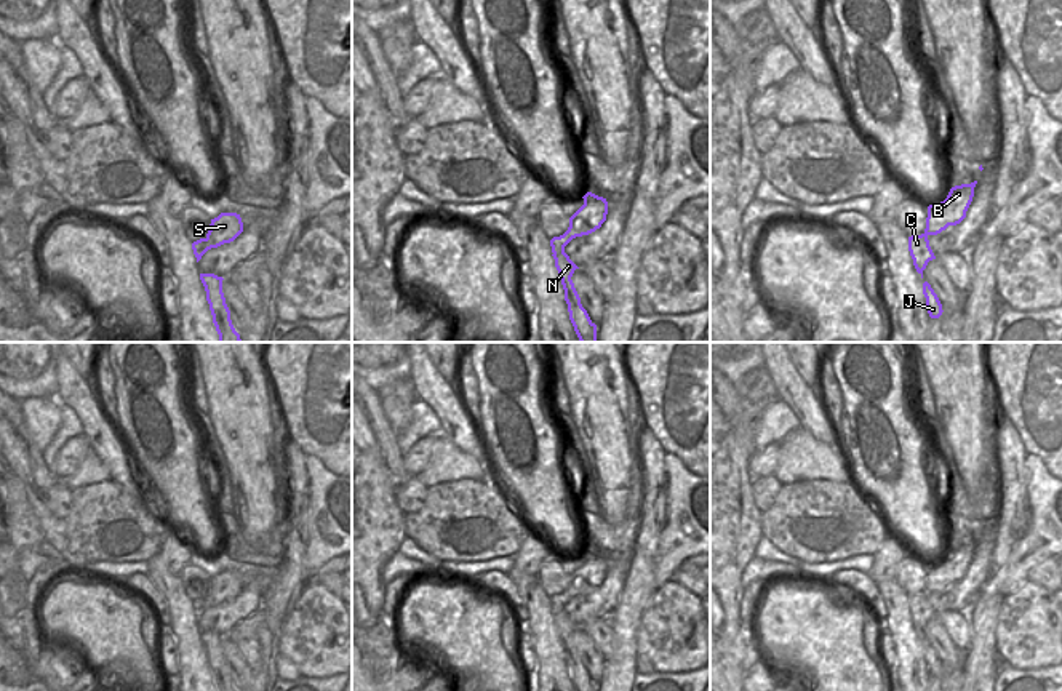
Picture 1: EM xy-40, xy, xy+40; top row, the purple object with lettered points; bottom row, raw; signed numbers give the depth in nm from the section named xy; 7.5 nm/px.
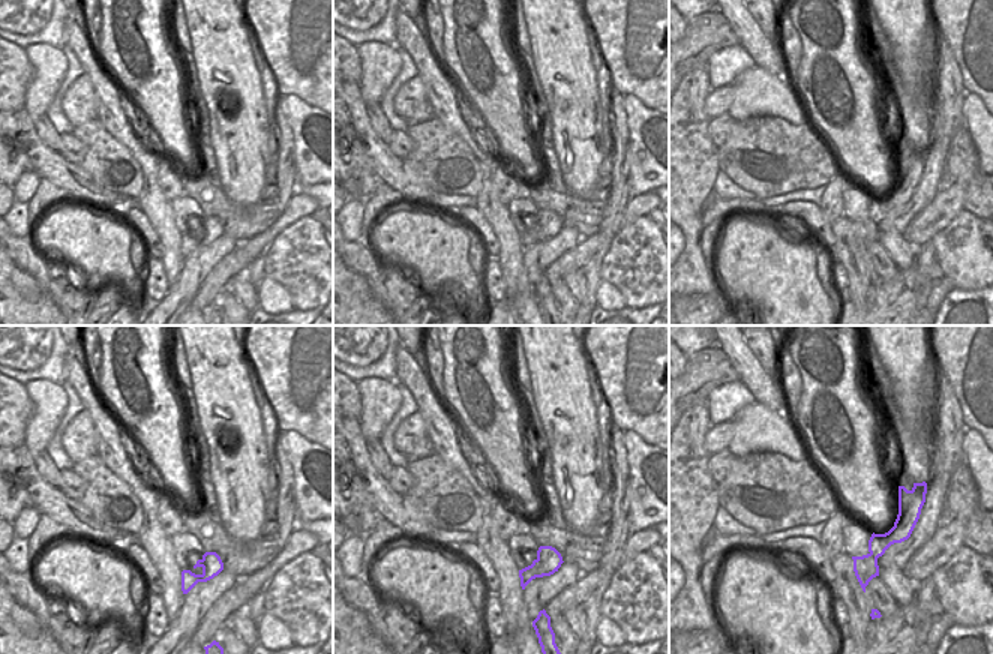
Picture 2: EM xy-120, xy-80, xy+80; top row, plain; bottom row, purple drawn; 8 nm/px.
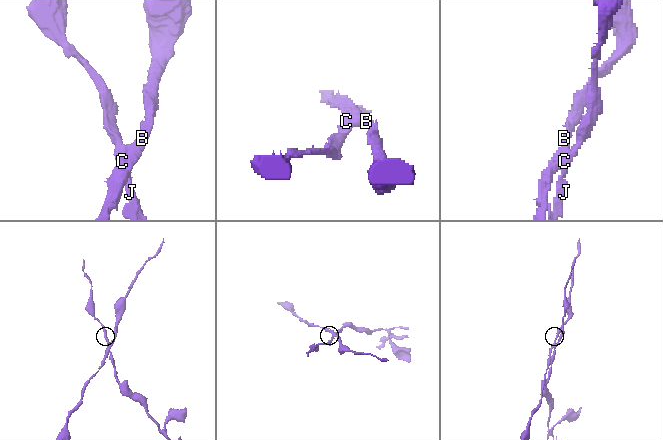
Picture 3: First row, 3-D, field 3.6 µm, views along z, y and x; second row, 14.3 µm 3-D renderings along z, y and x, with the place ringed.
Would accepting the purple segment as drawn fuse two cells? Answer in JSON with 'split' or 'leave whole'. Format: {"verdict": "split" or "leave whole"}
{"verdict": "split"}

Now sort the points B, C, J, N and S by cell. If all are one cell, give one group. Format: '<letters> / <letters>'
B S / C J N

